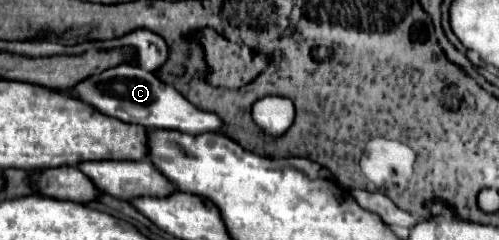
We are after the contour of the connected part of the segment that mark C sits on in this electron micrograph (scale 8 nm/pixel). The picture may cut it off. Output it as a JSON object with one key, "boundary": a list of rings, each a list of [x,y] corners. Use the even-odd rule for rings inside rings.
{"boundary":[[[121,64],[121,66],[109,68],[103,74],[97,74],[79,82],[69,92],[73,98],[93,104],[103,114],[109,114],[129,124],[141,124],[145,128],[165,128],[165,130],[179,130],[189,134],[223,130],[223,120],[219,116],[215,116],[213,112],[195,108],[173,86],[161,82],[153,72],[147,72],[133,64]]]}

